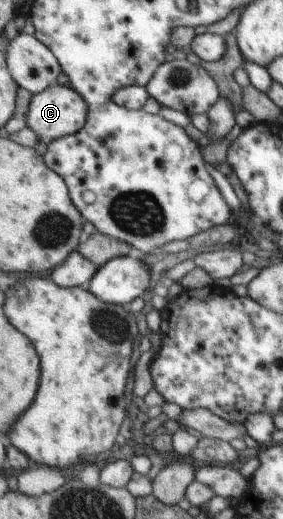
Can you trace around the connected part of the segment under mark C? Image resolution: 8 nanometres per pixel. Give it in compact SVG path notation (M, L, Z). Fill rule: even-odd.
M54 84L31 96L26 126L49 142L79 131L88 111L89 106L81 94L72 87Z

